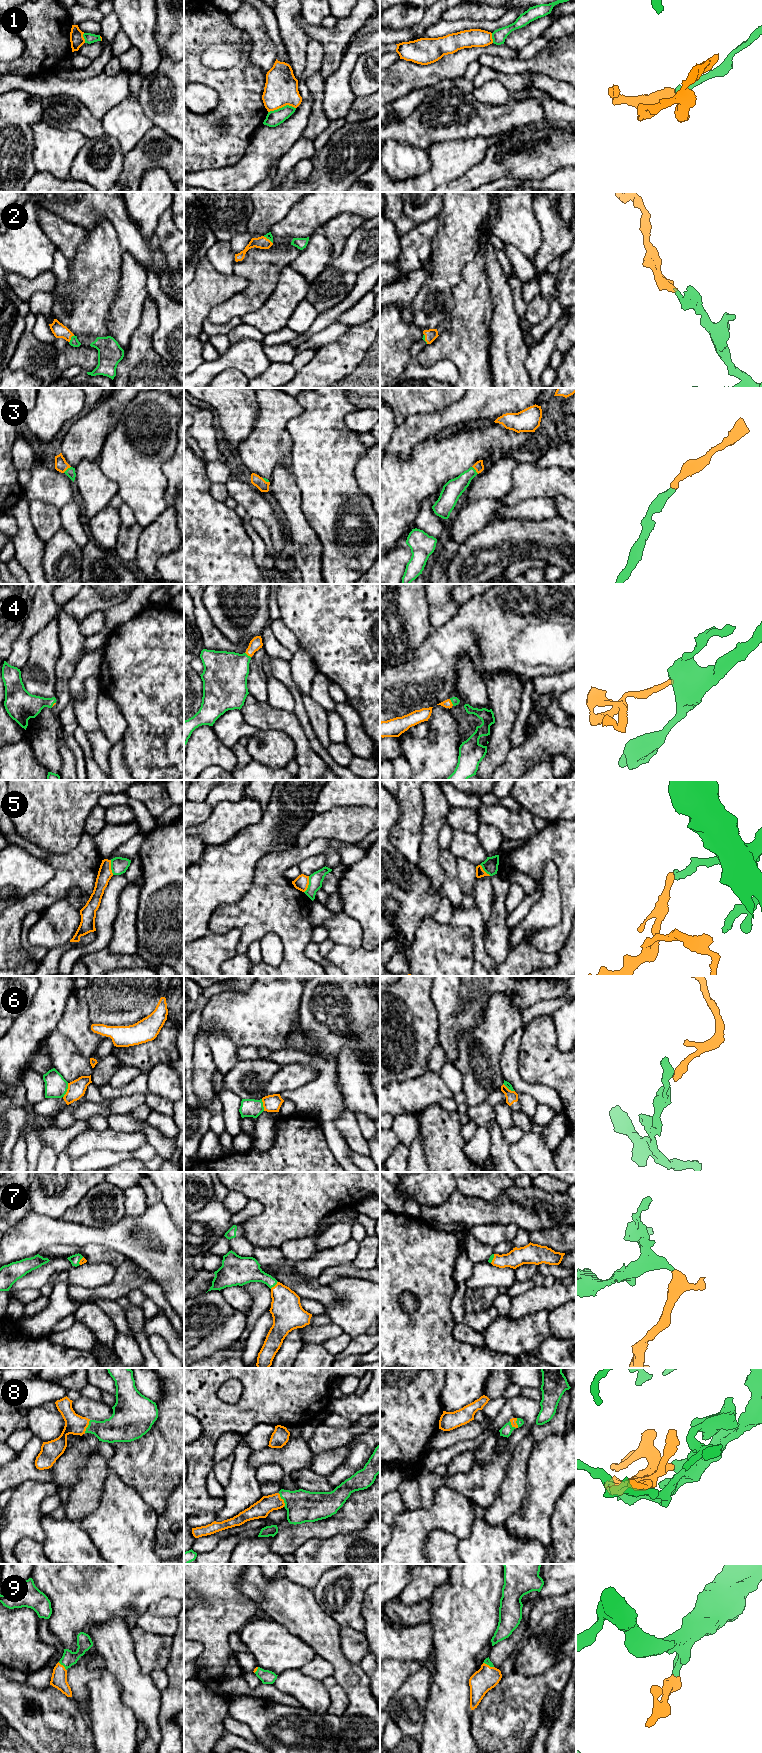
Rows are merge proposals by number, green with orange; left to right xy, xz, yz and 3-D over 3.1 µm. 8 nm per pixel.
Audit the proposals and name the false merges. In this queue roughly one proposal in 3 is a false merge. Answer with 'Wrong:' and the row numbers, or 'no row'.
Wrong: 1, 5, 6

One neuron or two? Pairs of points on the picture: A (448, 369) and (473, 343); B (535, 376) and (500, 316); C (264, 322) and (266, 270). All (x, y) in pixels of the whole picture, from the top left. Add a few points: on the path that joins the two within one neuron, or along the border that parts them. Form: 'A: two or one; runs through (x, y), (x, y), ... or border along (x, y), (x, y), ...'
A: two; border along (431, 366), (440, 361), (451, 361), (460, 376)
B: two; border along (527, 349), (525, 370), (530, 377)
C: two; border along (278, 282), (271, 295), (259, 308), (245, 314)

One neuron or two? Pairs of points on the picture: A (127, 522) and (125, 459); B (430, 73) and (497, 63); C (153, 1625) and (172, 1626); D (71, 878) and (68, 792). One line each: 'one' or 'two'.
A: two
B: two
C: one
D: two

